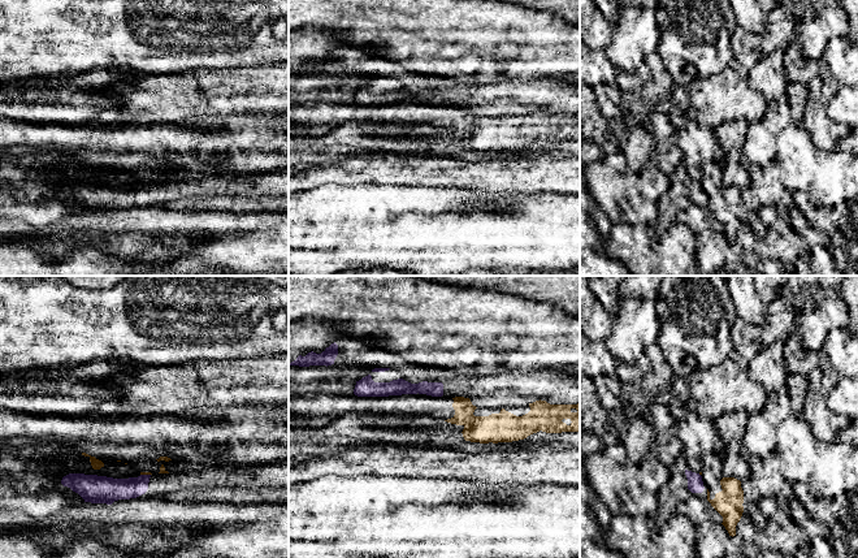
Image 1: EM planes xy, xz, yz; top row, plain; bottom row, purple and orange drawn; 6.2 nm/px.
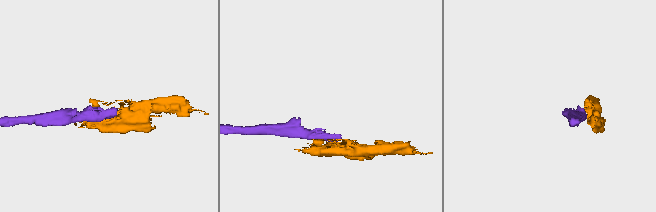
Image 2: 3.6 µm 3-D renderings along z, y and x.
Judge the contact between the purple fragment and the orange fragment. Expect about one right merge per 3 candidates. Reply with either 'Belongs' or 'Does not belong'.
Does not belong

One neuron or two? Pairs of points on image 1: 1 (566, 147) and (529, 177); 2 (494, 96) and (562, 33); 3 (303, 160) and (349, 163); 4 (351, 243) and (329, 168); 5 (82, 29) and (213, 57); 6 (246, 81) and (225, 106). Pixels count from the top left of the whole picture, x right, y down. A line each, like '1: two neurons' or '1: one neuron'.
1: two neurons
2: two neurons
3: two neurons
4: two neurons
5: one neuron
6: one neuron

